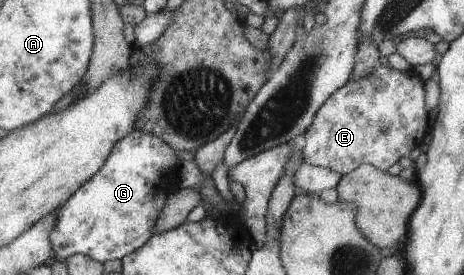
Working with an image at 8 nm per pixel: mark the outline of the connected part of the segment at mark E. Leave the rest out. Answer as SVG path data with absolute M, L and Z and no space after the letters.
M378 65L372 73L354 82L345 82L335 94L324 103L307 132L302 136L303 161L341 175L349 173L364 164L381 171L407 155L411 149L423 141L427 133L427 111L423 103L423 81L412 70L396 71L388 66Z

